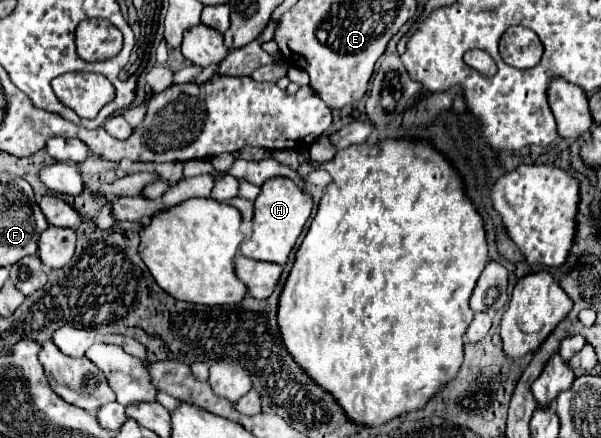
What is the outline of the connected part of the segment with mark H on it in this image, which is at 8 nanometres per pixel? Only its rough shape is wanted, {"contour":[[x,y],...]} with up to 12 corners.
{"contour":[[271,178],[241,254],[285,264],[313,198]]}

